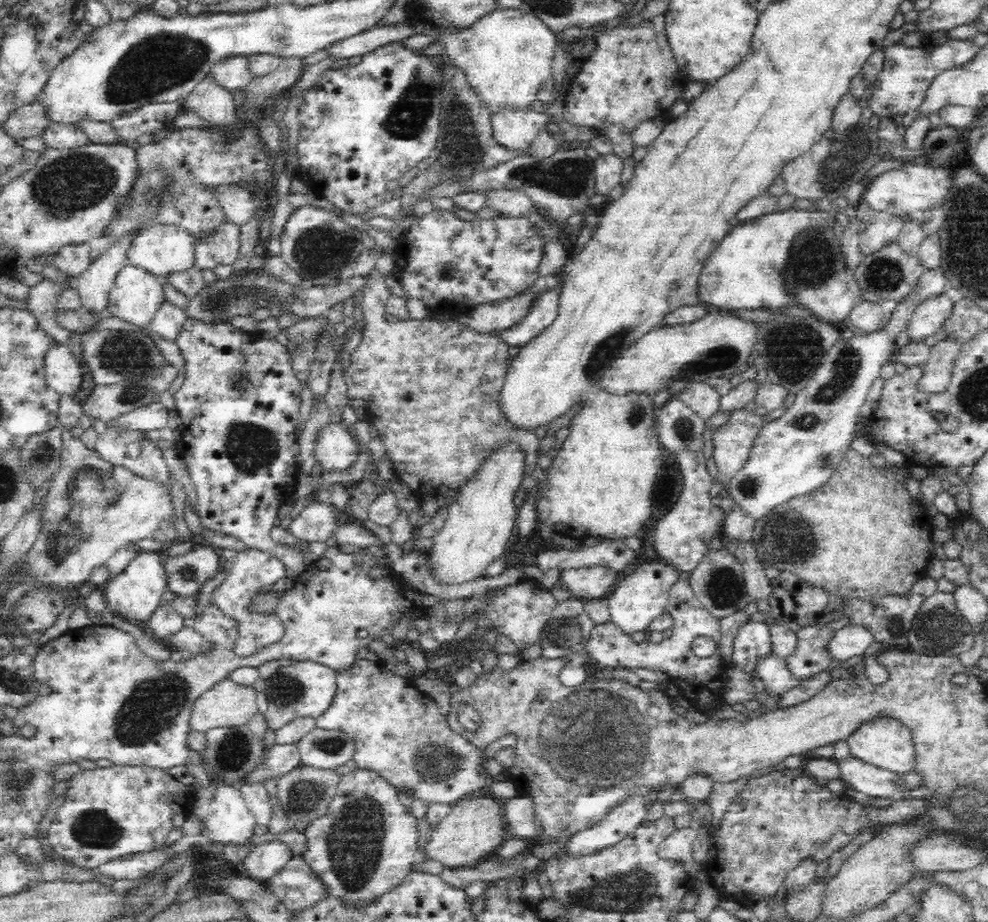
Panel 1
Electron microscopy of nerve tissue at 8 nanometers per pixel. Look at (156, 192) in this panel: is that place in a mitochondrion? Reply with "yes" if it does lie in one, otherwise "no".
yes

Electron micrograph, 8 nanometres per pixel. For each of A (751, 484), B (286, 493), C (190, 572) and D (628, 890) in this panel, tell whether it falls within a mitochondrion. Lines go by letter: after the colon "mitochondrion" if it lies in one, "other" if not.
A: mitochondrion
B: other
C: mitochondrion
D: mitochondrion

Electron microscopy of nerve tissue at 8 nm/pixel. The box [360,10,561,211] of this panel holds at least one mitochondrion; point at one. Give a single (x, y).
(406, 118)

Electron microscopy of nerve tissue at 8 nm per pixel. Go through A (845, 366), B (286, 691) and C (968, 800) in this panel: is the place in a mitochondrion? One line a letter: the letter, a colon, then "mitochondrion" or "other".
A: mitochondrion
B: mitochondrion
C: mitochondrion

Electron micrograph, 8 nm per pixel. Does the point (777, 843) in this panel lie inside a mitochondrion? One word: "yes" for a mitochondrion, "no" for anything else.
yes

